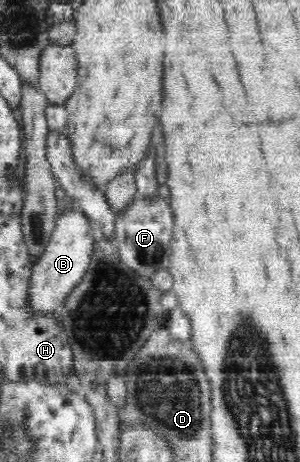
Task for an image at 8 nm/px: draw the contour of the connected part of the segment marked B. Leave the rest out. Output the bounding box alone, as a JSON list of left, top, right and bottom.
[29,211,94,315]

